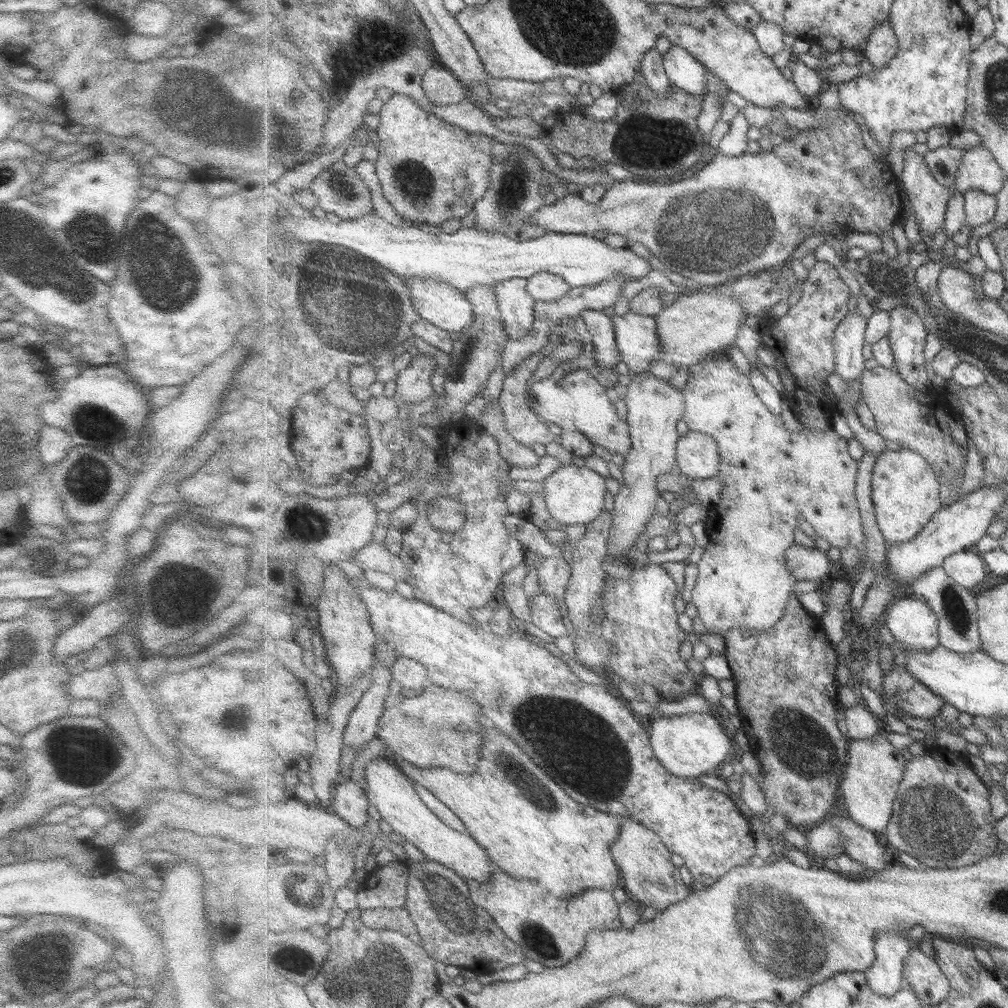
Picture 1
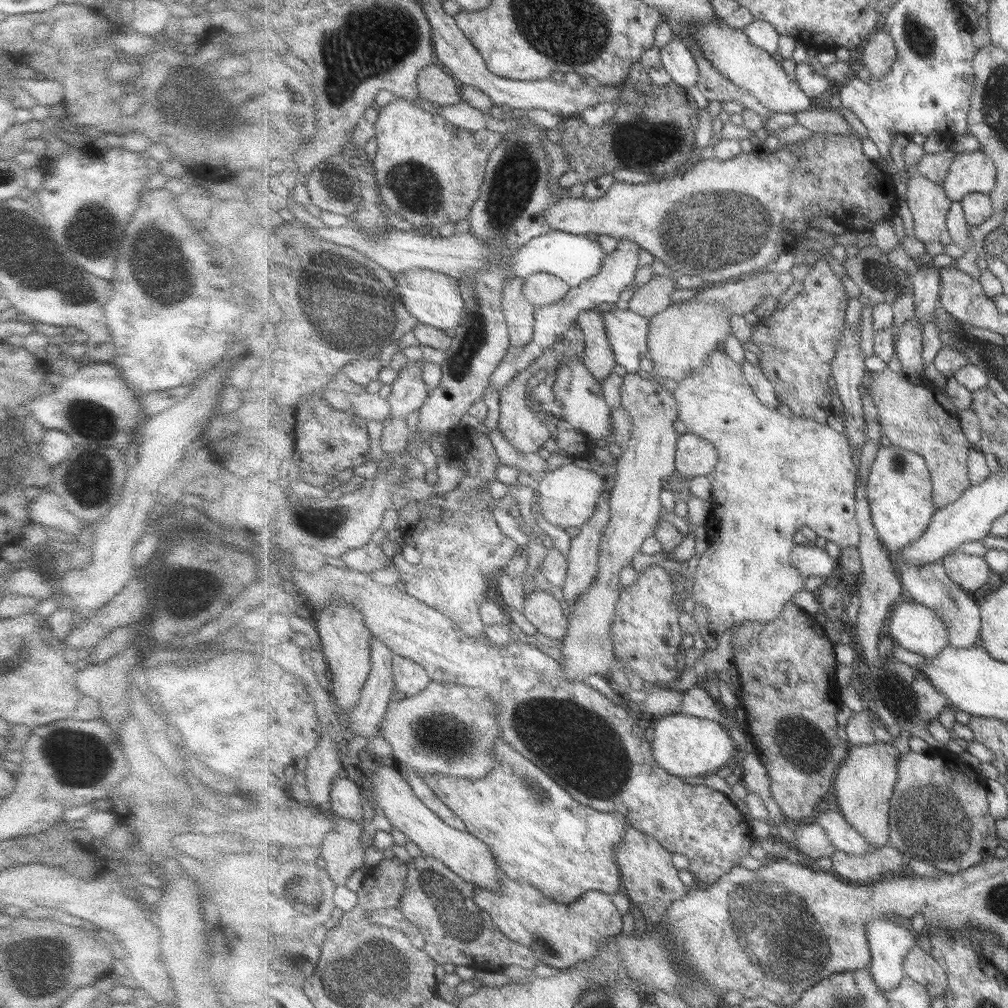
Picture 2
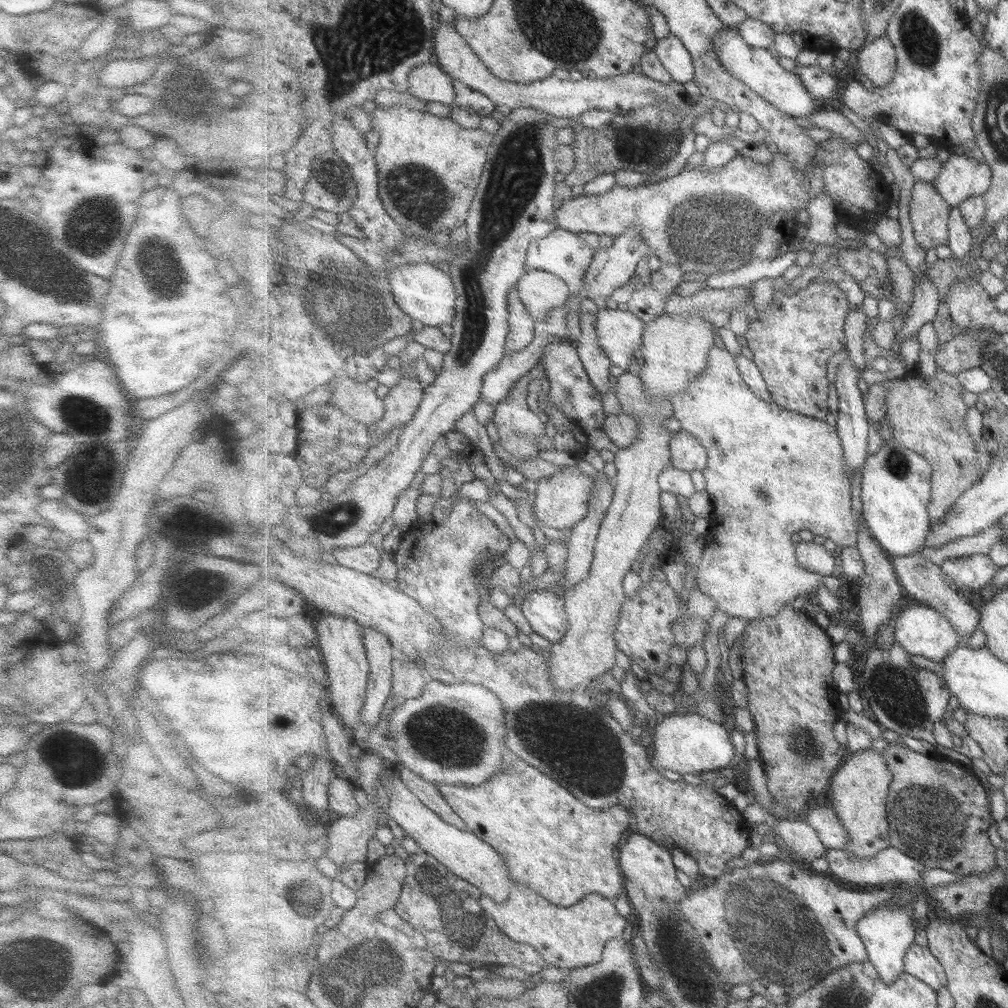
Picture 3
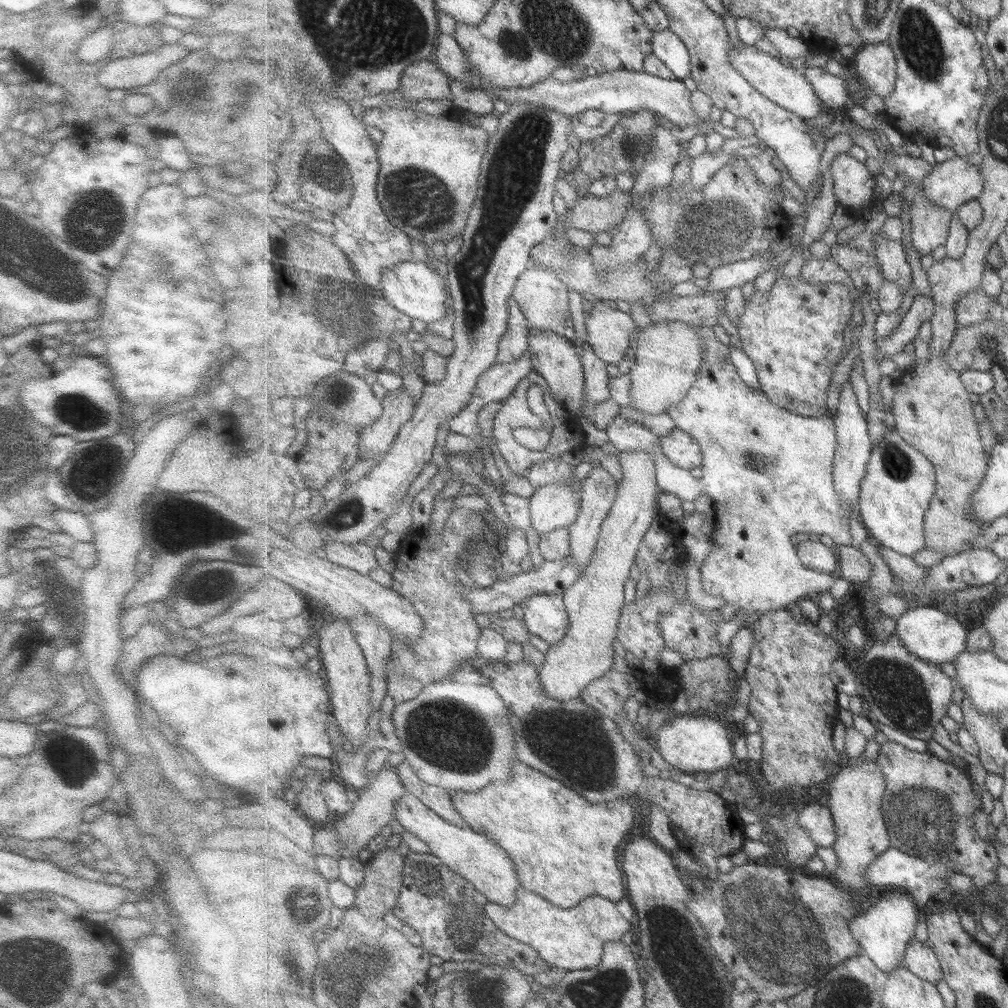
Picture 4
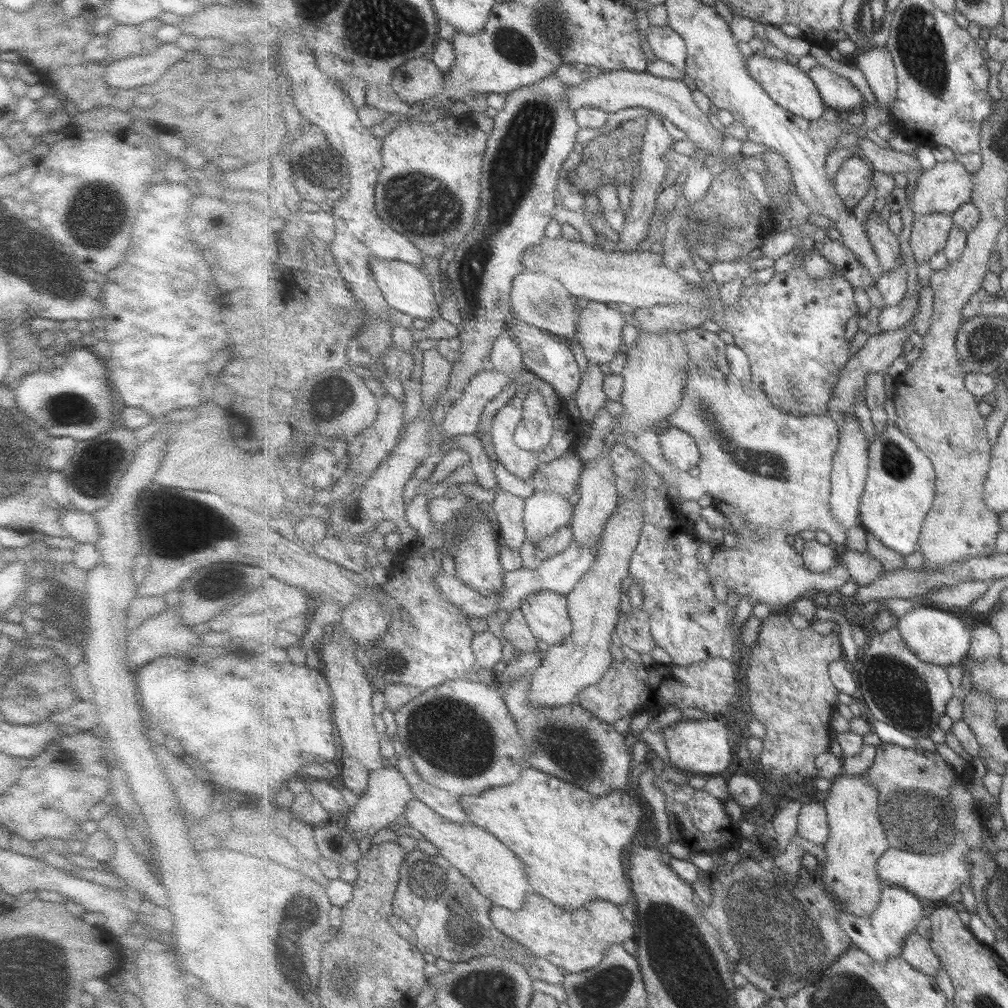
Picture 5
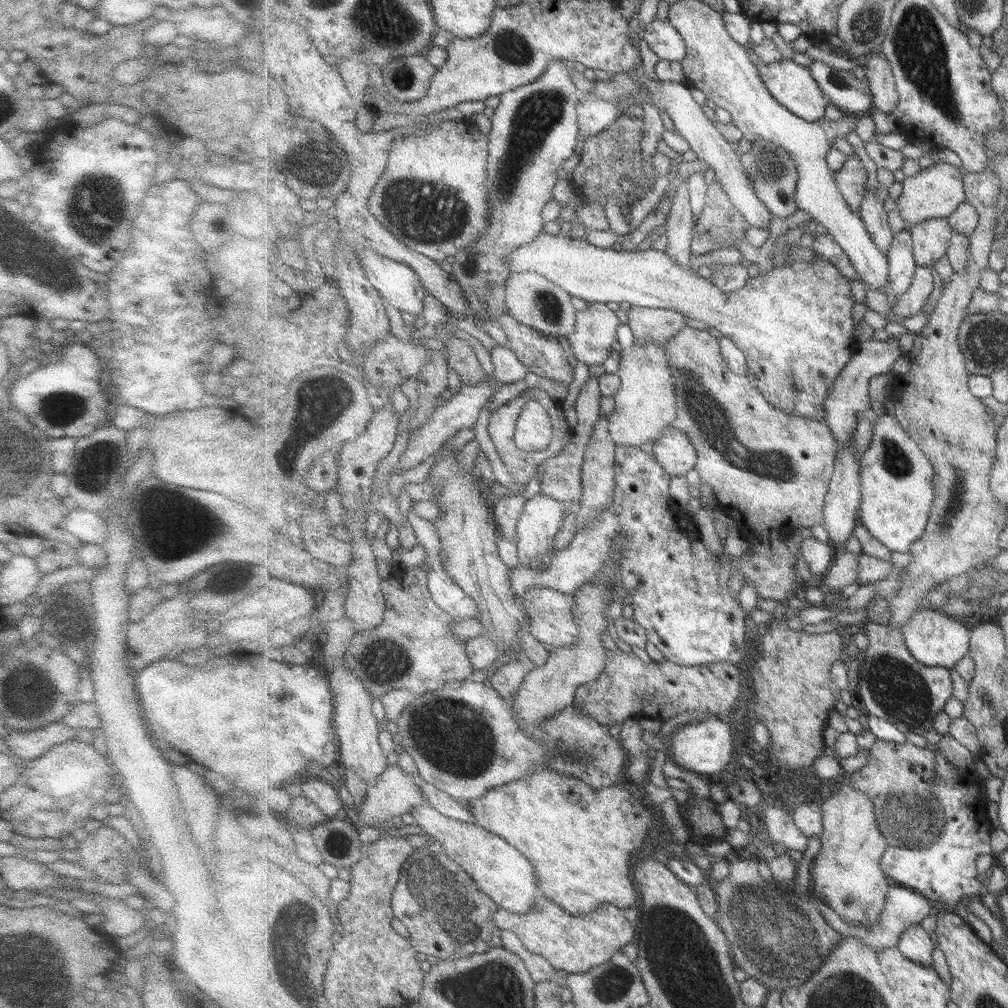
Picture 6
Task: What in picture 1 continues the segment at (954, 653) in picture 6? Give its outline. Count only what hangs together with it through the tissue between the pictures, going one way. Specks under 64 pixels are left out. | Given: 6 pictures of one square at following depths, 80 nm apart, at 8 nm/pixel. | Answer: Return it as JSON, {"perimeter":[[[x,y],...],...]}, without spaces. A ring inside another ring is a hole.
{"perimeter":[[[913,593],[913,596],[909,596],[909,598],[893,602],[886,610],[883,621],[893,633],[895,640],[903,643],[906,647],[927,652],[941,646],[937,613],[918,594]]]}

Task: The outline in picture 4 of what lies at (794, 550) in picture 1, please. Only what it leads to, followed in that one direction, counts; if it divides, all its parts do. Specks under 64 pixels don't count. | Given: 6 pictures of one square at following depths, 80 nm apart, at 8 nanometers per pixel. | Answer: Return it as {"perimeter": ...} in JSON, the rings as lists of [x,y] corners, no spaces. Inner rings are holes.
{"perimeter":[[[803,541],[798,544],[798,555],[803,566],[827,574],[836,573],[839,559],[835,547],[827,548],[820,541]]]}

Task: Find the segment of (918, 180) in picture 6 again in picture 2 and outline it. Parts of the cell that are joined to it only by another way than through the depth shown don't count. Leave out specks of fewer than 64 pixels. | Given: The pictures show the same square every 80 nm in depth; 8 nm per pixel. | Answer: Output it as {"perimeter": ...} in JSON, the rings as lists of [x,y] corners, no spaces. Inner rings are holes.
{"perimeter":[[[965,151],[956,155],[949,176],[941,185],[947,198],[962,202],[967,194],[975,192],[991,195],[998,184],[998,170],[991,155],[985,152]]]}

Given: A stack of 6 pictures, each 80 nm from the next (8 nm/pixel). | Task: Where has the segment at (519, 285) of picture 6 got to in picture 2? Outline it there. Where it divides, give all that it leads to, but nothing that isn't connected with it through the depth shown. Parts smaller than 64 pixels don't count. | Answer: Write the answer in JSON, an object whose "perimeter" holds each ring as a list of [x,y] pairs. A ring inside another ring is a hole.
{"perimeter":[[[536,273],[525,279],[523,292],[537,308],[562,301],[570,286],[553,274]]]}

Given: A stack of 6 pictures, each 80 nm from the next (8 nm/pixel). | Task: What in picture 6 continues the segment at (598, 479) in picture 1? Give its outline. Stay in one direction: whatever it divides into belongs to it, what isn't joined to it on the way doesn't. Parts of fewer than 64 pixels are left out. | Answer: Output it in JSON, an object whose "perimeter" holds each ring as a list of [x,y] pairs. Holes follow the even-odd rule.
{"perimeter":[[[543,493],[528,499],[517,523],[520,566],[539,567],[541,558],[553,551],[555,537],[564,524],[567,506]]]}

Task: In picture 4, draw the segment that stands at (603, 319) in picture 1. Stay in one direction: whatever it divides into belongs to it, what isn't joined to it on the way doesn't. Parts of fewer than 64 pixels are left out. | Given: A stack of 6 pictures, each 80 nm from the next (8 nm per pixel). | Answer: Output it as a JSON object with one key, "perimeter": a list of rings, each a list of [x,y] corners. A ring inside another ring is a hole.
{"perimeter":[[[586,339],[582,346],[582,363],[586,378],[586,412],[589,414],[591,408],[610,397],[610,382],[612,378],[609,377],[609,372],[607,372],[609,363],[602,361],[597,356],[597,353],[593,352],[591,344]]]}

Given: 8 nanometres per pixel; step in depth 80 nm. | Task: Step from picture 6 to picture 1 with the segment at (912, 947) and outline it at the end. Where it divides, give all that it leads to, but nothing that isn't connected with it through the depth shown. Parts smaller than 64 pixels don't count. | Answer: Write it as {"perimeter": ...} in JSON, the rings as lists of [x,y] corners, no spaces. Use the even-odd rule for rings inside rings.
{"perimeter":[[[912,949],[906,959],[905,982],[908,982],[925,1006],[938,1006],[950,996],[950,979],[939,964],[921,949]]]}

